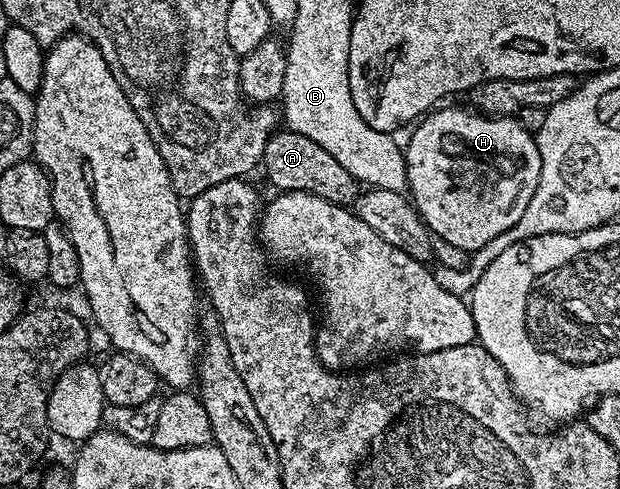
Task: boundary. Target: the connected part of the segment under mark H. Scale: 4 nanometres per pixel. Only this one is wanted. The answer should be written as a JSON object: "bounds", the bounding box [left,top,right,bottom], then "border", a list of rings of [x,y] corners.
{"bounds":[405,108,541,254],"border":[[[442,108],[426,113],[412,127],[416,128],[411,132],[411,141],[405,144],[409,199],[438,239],[472,254],[487,242],[493,242],[497,234],[505,234],[525,214],[525,206],[529,206],[529,198],[533,198],[541,178],[541,154],[533,133],[518,119],[485,116],[463,108]]]}

